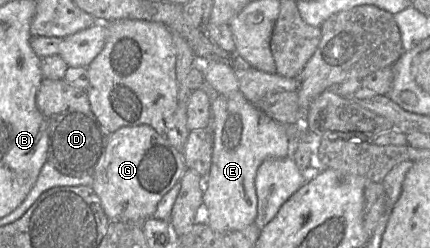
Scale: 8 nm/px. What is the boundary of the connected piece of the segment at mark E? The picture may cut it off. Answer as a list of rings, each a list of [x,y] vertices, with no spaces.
[[[240,92],[233,96],[214,94],[211,96],[212,162],[204,178],[203,219],[217,232],[241,230],[255,222],[257,217],[257,195],[255,177],[261,163],[268,158],[290,156],[290,138],[286,126],[275,122],[249,102]]]

